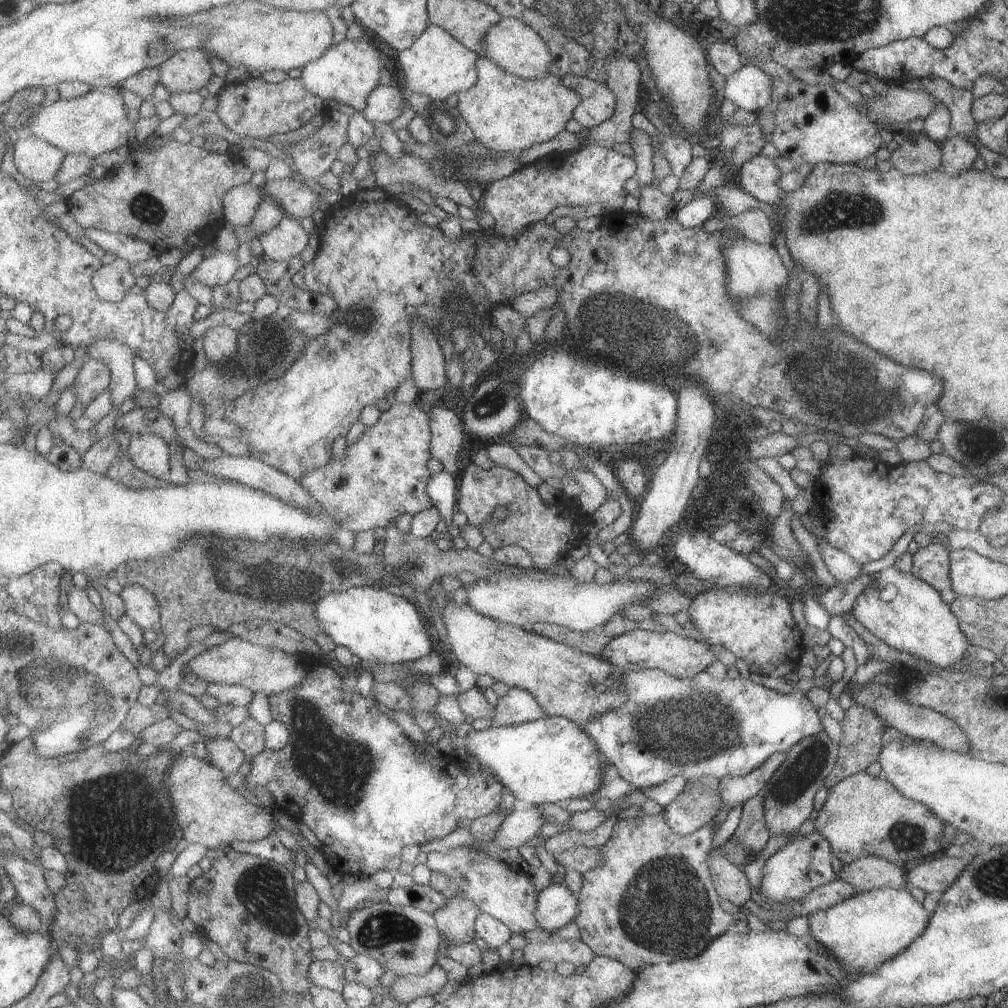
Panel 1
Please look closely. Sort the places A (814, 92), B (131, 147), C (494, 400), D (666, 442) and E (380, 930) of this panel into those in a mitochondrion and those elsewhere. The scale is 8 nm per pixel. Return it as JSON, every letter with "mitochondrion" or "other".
{"A":"other","B":"other","C":"mitochondrion","D":"other","E":"mitochondrion"}

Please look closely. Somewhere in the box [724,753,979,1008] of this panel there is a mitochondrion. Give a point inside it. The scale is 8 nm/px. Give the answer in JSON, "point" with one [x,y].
{"point":[906,836]}

